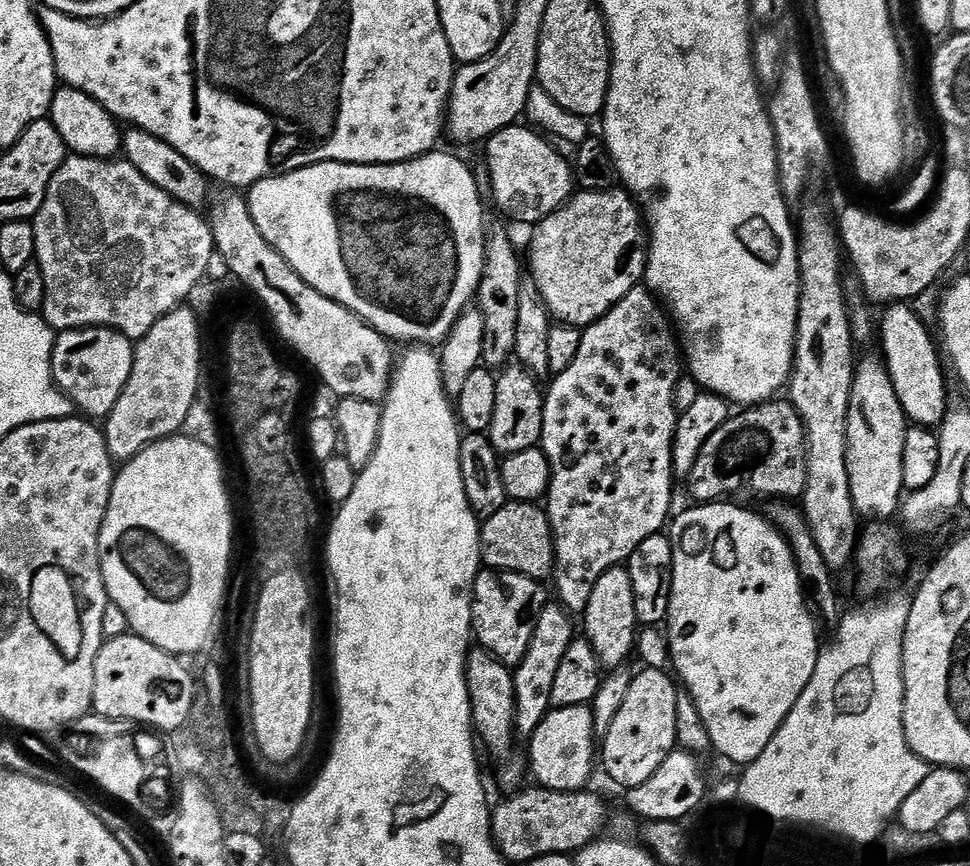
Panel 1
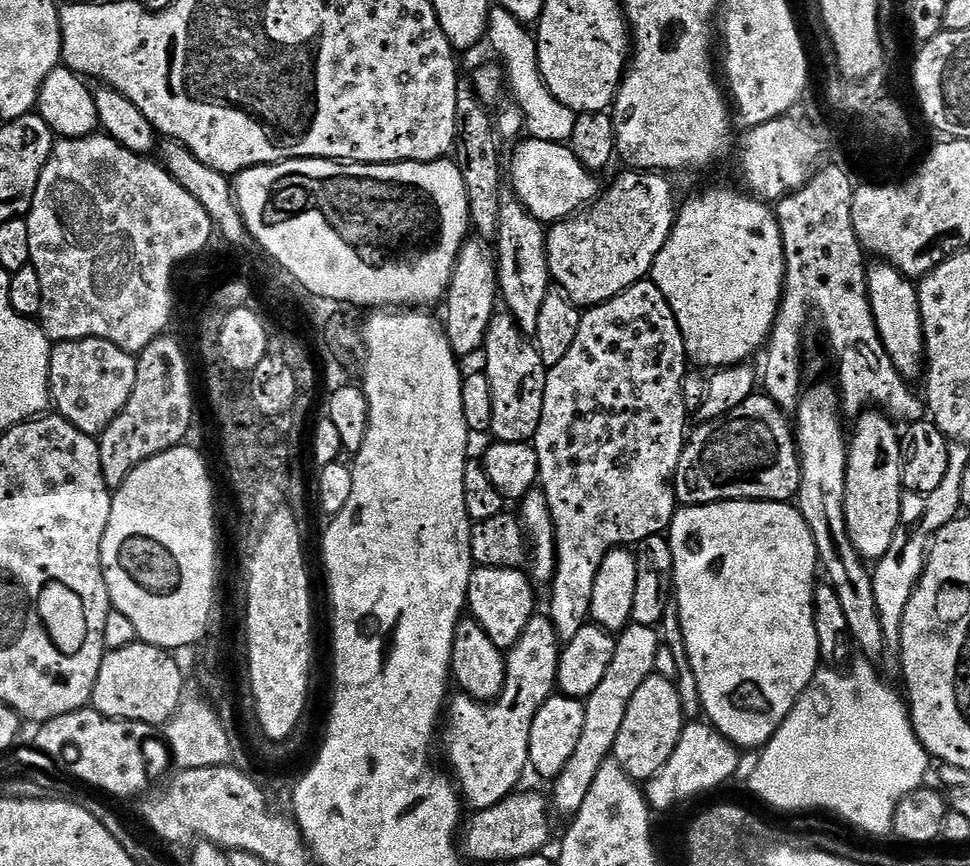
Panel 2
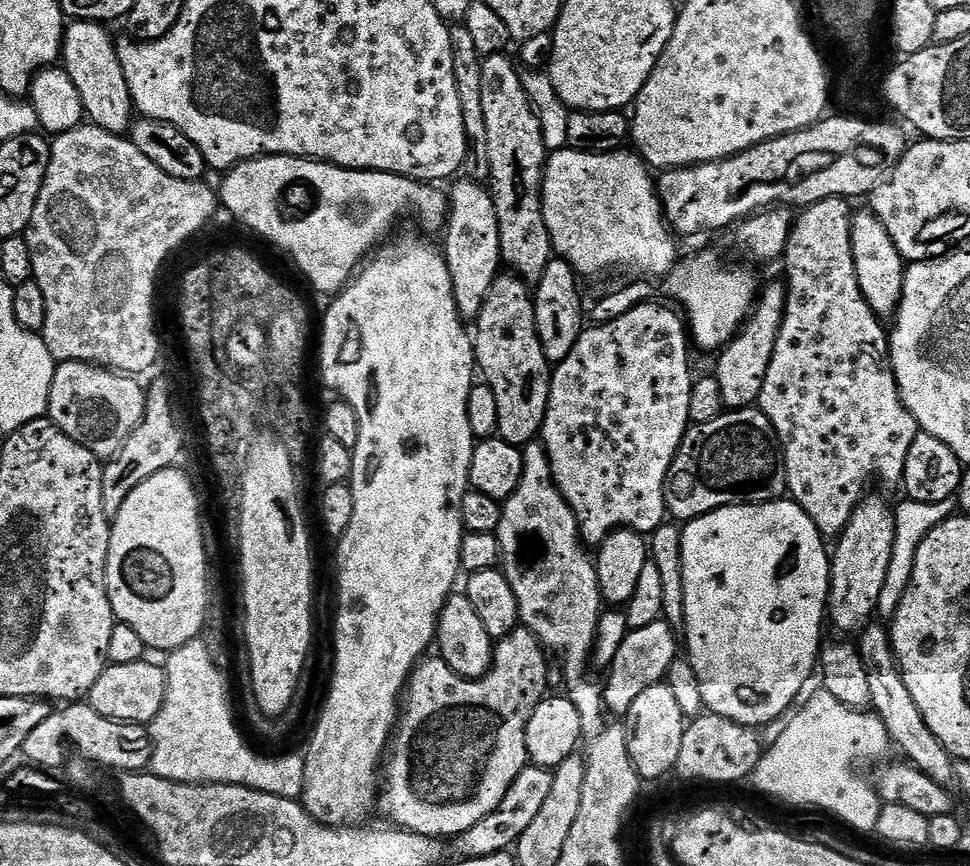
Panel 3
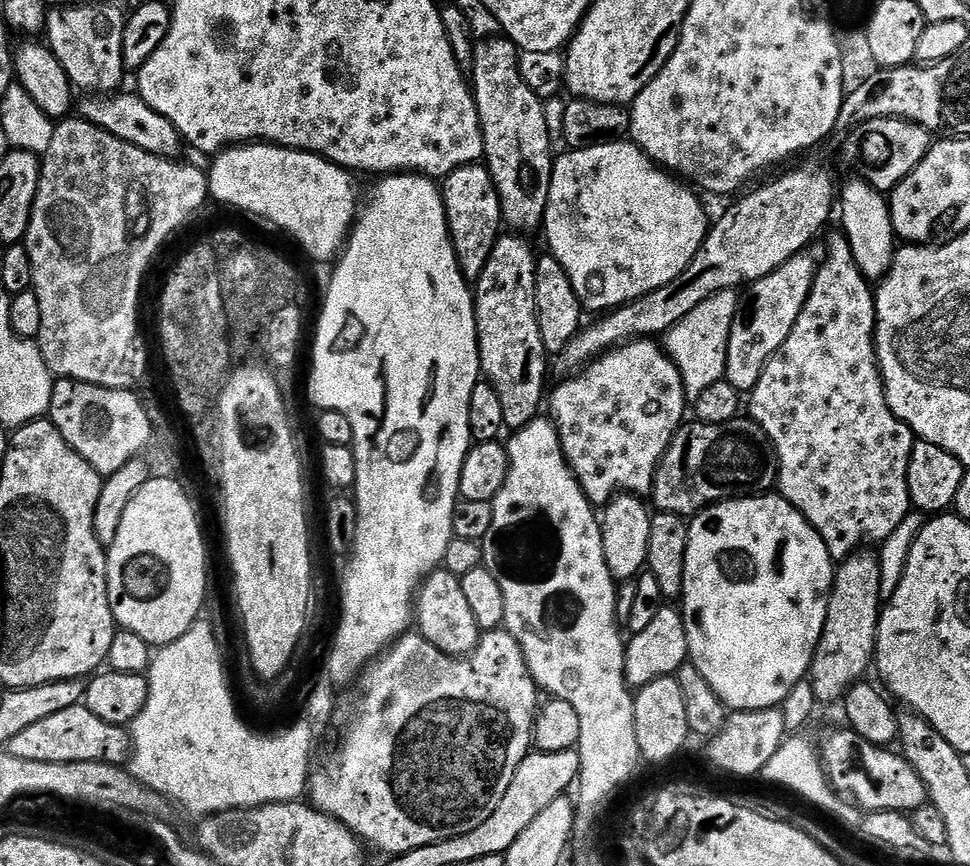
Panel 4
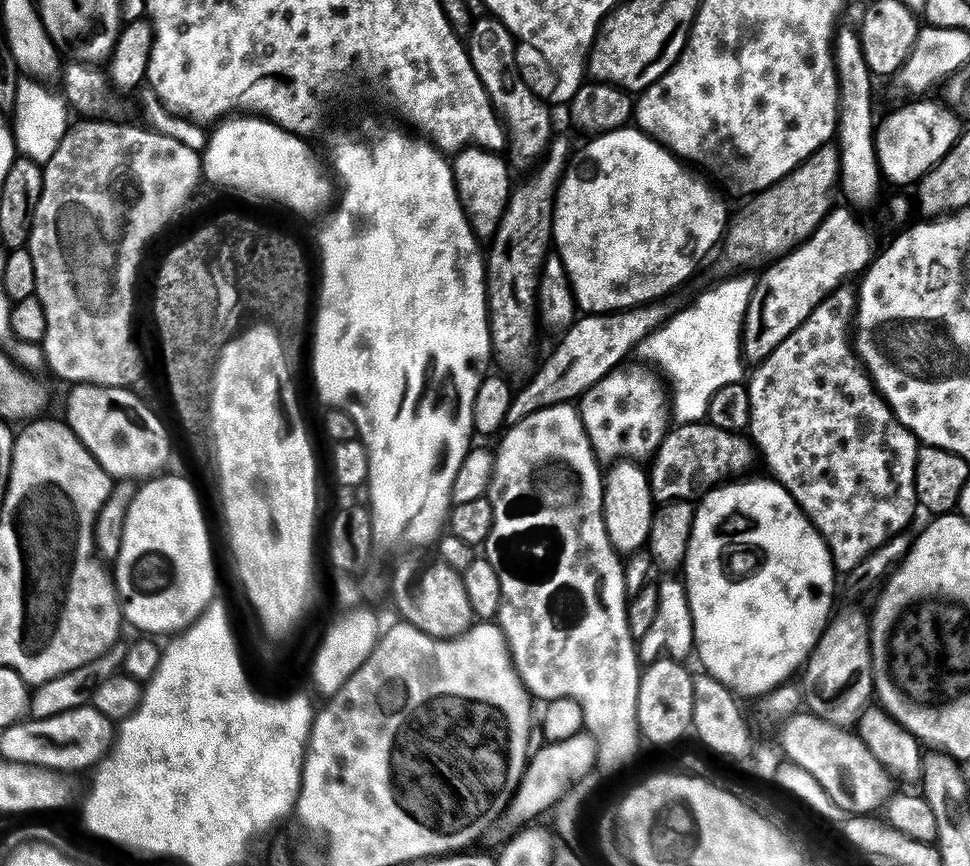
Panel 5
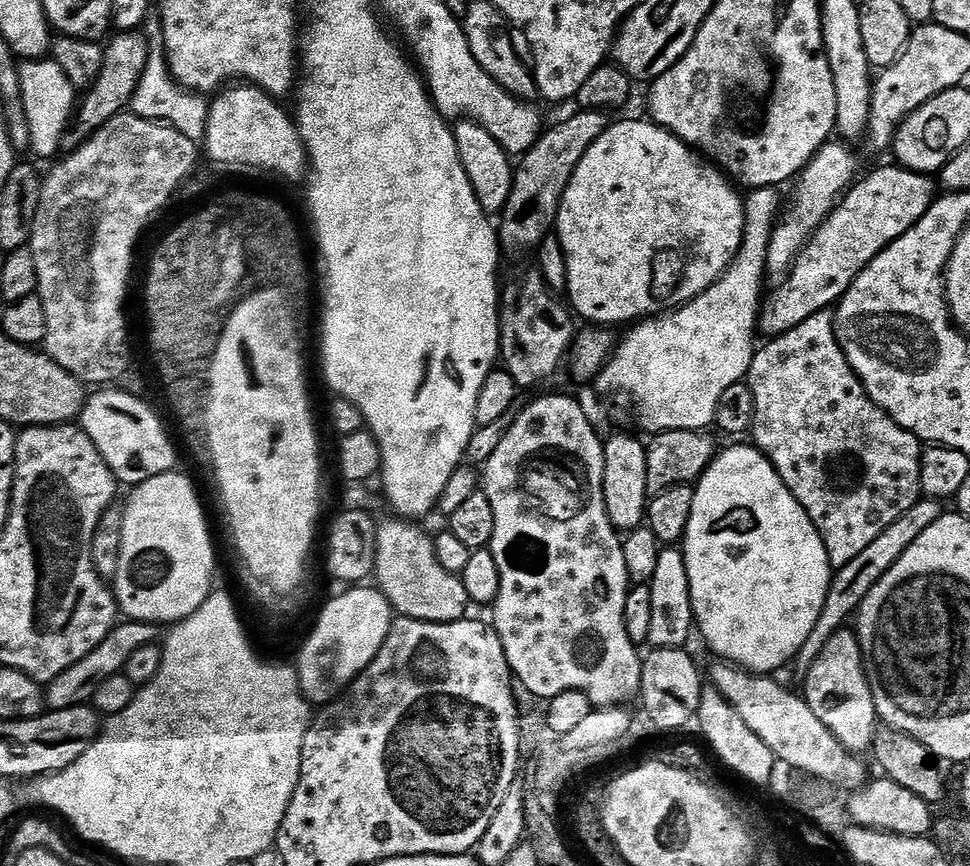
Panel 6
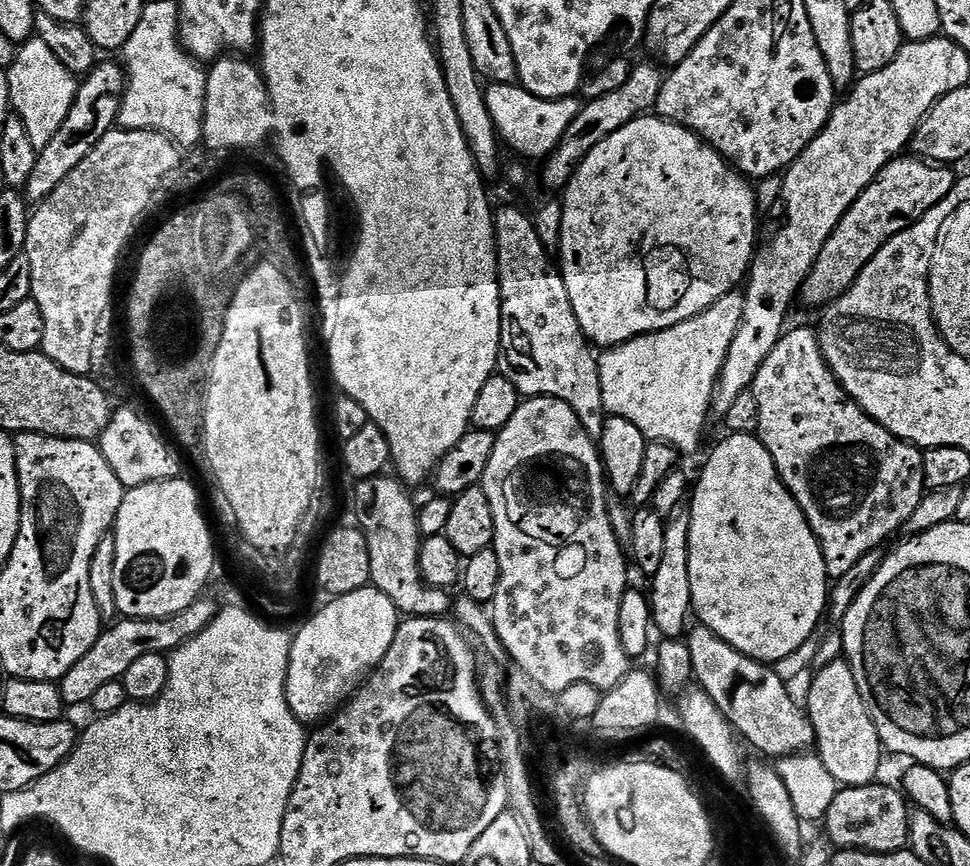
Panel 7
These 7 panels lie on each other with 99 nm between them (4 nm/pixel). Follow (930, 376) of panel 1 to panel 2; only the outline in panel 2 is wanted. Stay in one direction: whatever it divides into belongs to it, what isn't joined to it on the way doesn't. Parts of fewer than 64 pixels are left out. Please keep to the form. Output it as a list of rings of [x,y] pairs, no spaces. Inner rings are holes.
[[[880,266],[867,277],[868,294],[872,301],[872,312],[876,315],[876,328],[890,358],[900,369],[901,376],[913,378],[921,375],[922,361],[925,359],[924,326],[920,323],[920,297],[915,287],[911,288],[909,279],[901,276],[891,266]]]

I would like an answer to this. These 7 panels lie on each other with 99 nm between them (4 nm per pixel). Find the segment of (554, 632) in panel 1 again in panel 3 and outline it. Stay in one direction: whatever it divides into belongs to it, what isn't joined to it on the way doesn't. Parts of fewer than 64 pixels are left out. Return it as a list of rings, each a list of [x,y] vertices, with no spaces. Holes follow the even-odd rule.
[[[520,626],[495,645],[492,669],[478,680],[459,676],[443,658],[425,658],[416,665],[416,671],[406,685],[402,719],[390,744],[386,783],[382,788],[382,808],[384,804],[397,829],[420,835],[458,838],[478,826],[478,822],[482,822],[482,818],[489,816],[502,798],[506,798],[510,786],[530,764],[528,723],[532,711],[549,691],[548,660],[544,652],[546,648],[540,637]]]

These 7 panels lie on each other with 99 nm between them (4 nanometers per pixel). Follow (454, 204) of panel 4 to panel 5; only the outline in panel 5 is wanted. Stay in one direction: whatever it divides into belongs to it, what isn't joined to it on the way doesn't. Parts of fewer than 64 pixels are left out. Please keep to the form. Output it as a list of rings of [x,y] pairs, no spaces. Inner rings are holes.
[[[473,146],[464,149],[451,161],[452,172],[456,176],[456,189],[460,195],[460,205],[464,207],[464,212],[468,216],[468,223],[472,225],[473,235],[480,242],[491,242],[495,238],[504,217],[504,211],[508,209],[508,201],[512,199],[514,183],[512,184],[512,176],[508,173],[509,161],[507,159],[504,161],[502,157],[503,155],[489,152],[486,148]]]

